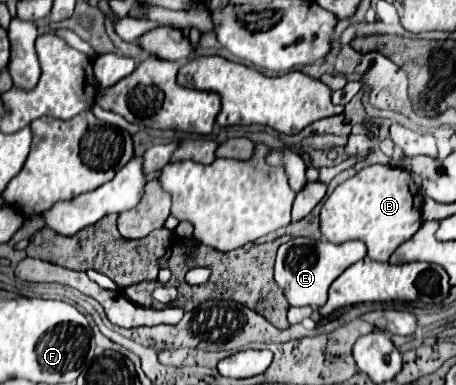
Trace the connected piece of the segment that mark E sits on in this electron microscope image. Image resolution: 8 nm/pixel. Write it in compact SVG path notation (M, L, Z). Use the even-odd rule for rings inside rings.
M291 238L289 242L281 244L277 250L275 260L275 282L283 288L291 306L311 306L321 308L327 302L329 286L337 276L343 274L351 264L365 258L367 246L361 240L351 240L343 244L333 244L325 240L311 240L311 238Z

